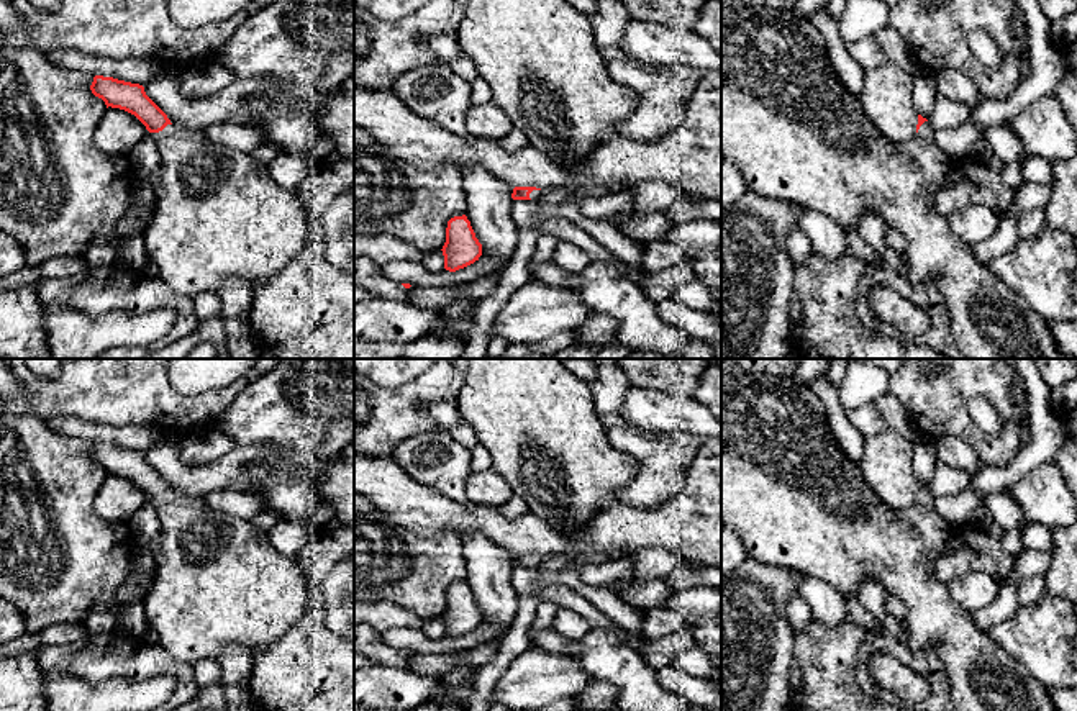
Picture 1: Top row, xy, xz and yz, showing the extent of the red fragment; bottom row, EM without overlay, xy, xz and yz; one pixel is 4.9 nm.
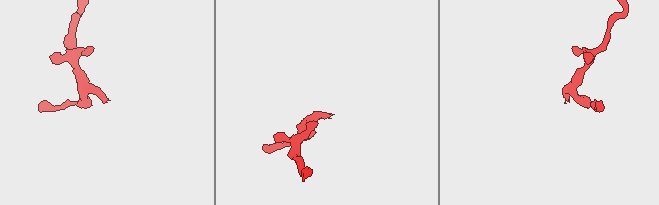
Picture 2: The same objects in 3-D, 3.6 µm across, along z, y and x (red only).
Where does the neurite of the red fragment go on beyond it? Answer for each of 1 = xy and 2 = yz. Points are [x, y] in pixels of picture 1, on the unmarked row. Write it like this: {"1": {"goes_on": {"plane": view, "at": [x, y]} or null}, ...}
{"1": {"goes_on": {"plane": "xy", "at": [218, 580]}}, "2": {"goes_on": {"plane": "yz", "at": [789, 490]}}}

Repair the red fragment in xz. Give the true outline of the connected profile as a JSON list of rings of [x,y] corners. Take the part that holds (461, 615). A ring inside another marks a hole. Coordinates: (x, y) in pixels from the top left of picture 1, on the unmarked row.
[[[466,582],[448,588],[446,609],[443,613],[444,636],[456,639],[464,636],[482,623],[482,611],[475,605],[470,588]]]

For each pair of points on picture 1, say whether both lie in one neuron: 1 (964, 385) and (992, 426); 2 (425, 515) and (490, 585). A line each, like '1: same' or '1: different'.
1: different
2: different

